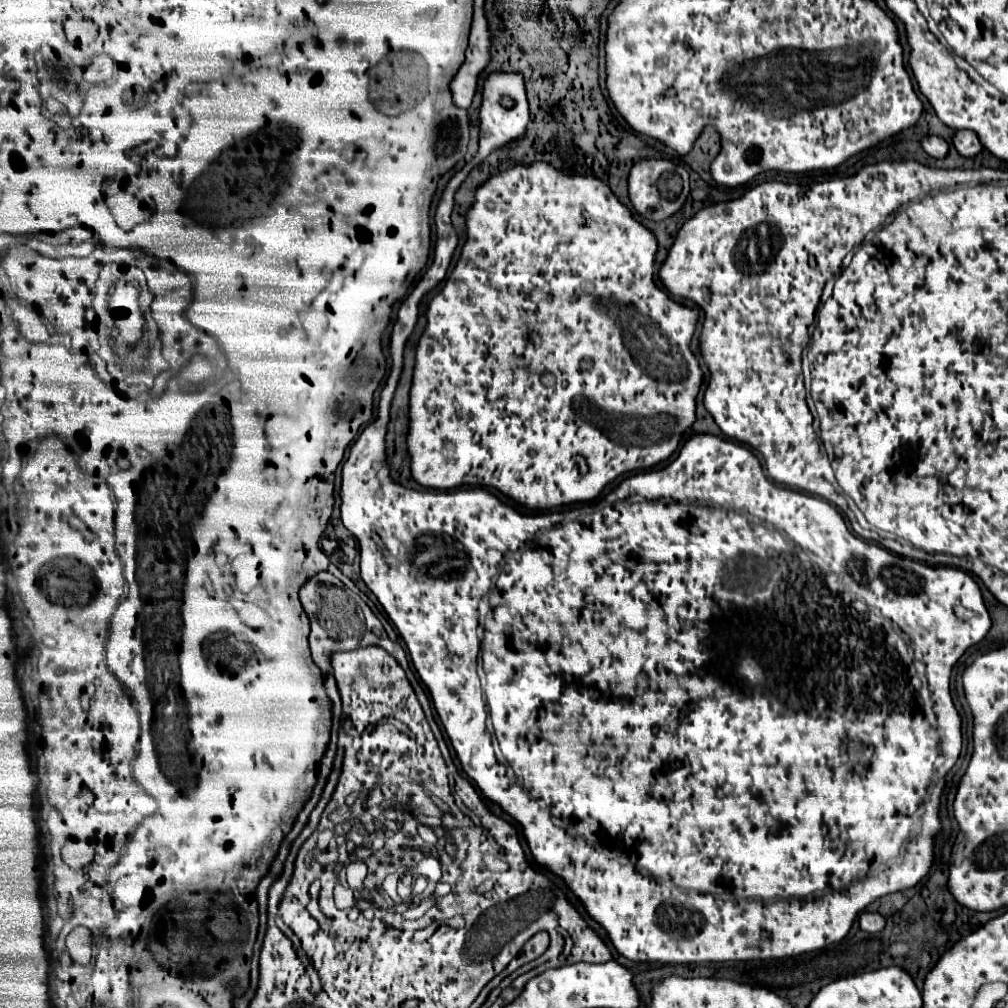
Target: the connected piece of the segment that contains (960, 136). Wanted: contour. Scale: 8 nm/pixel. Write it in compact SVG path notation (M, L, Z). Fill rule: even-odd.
M960 129L960 131L954 133L952 145L954 145L956 151L958 151L960 155L964 155L964 157L974 157L974 155L982 149L982 145L980 145L980 141L978 141L978 135L976 135L974 131L964 131L964 129Z

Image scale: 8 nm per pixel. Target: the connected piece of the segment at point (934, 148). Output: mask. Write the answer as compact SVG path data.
M926 135L922 139L922 147L924 147L924 151L928 155L932 155L936 159L938 157L946 157L946 153L948 153L948 143L942 137L938 137L938 135Z

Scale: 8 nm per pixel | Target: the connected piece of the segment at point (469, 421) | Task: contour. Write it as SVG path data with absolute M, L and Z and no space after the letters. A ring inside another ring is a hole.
M548 163L514 165L482 183L474 193L474 203L466 211L466 231L468 239L454 271L428 305L428 323L416 347L408 411L410 423L406 435L412 477L426 489L454 489L462 485L496 489L524 509L544 511L592 501L616 477L644 471L670 459L684 433L696 423L696 397L704 373L698 357L690 349L690 341L698 327L700 309L674 301L658 283L654 283L654 263L658 253L654 231L638 223L632 211L612 193L610 185L594 173L568 173L564 169L552 169ZM526 335L532 337L532 347L527 345L527 349Z

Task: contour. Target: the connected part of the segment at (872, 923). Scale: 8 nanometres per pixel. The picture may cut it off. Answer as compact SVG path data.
M870 911L862 913L858 921L860 921L860 929L866 931L866 933L876 933L876 931L880 931L880 929L884 927L884 923L886 923L880 913L870 913Z

